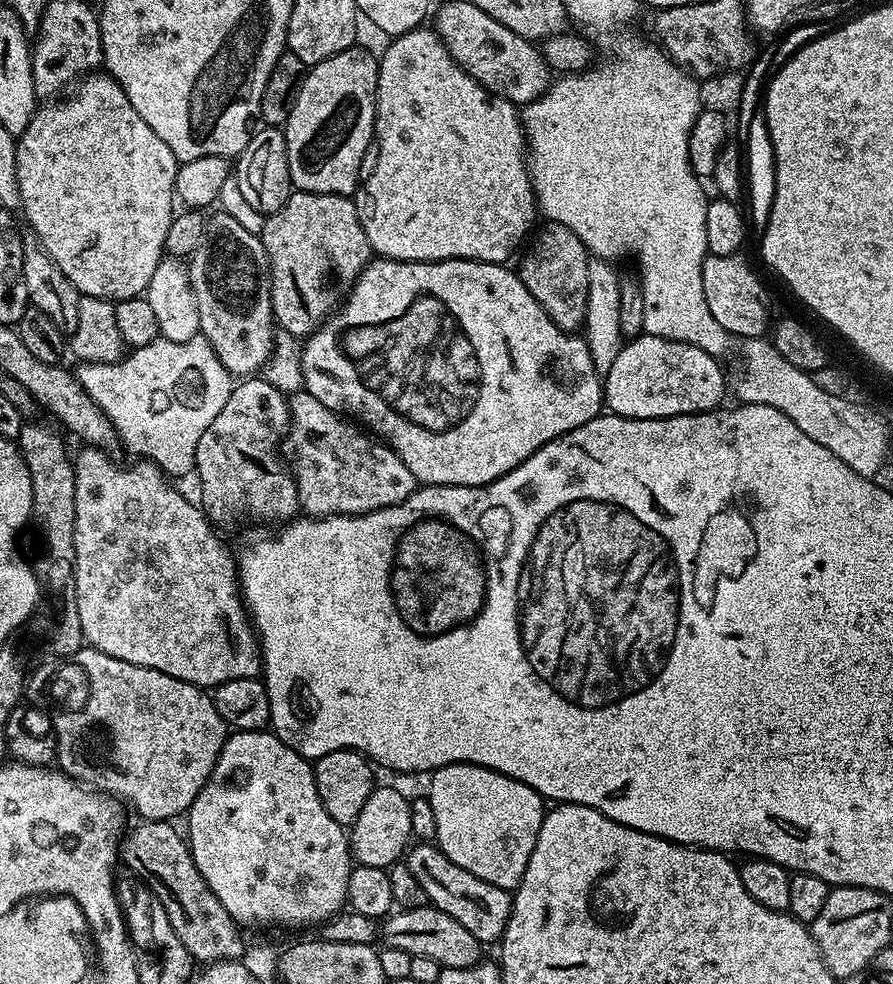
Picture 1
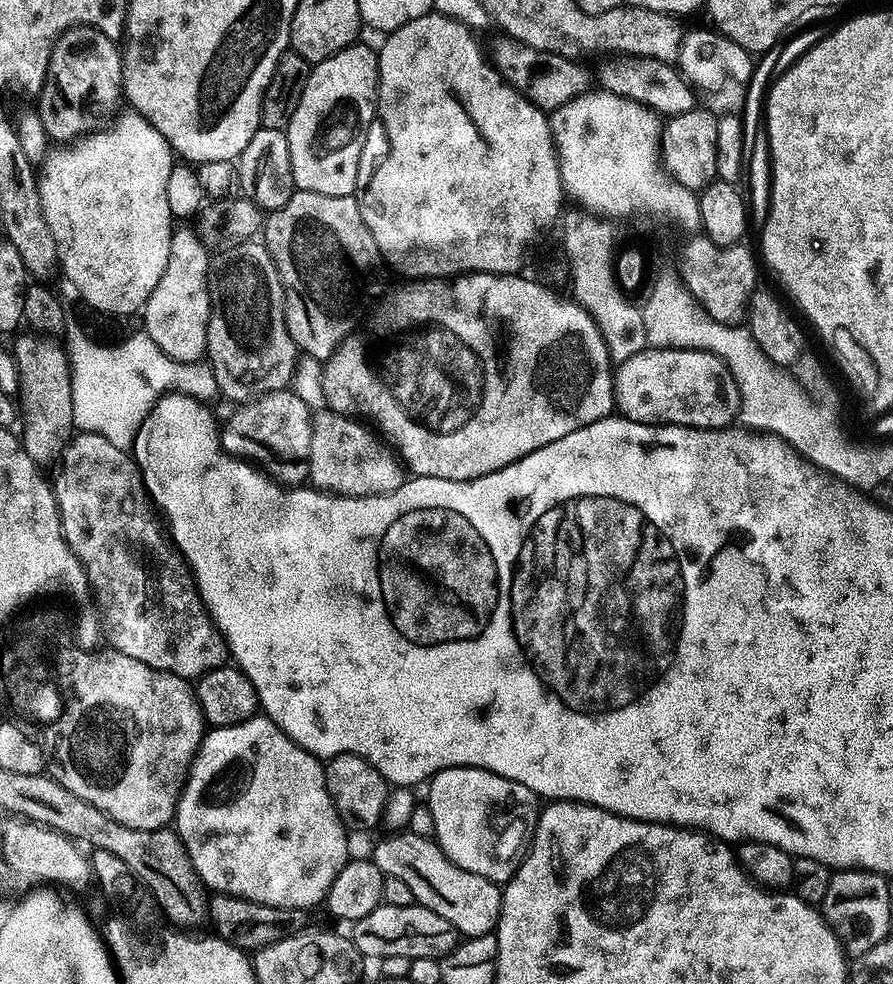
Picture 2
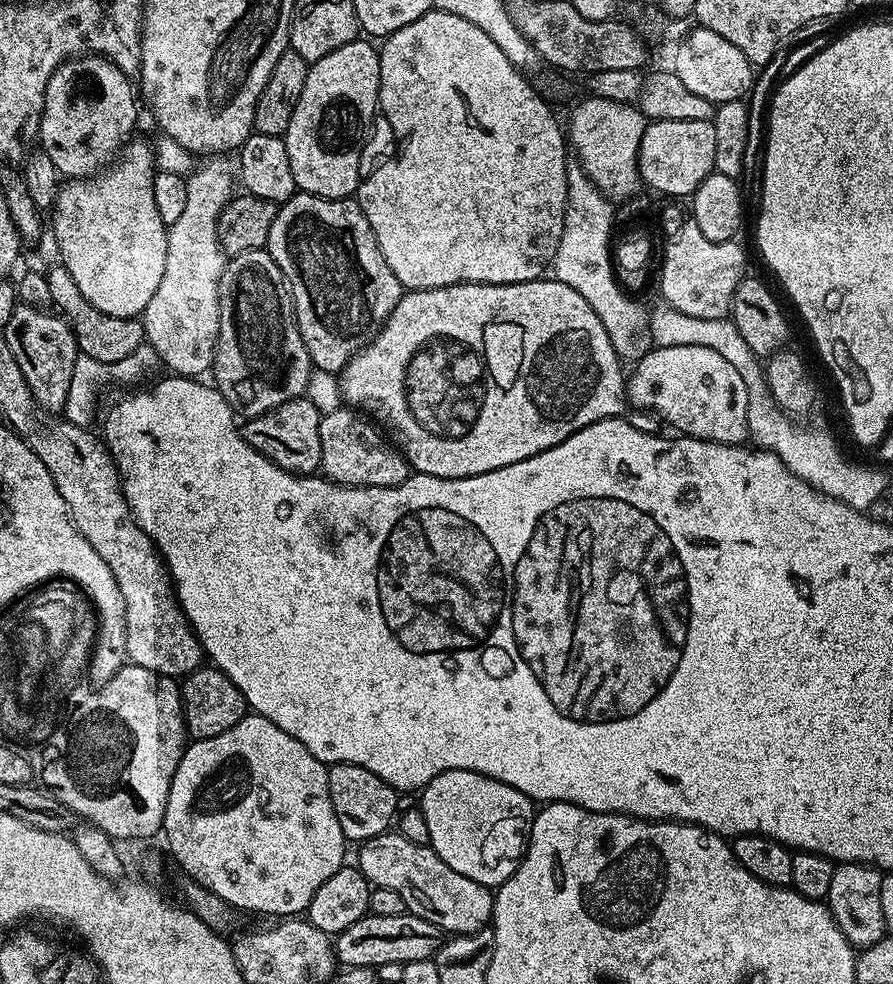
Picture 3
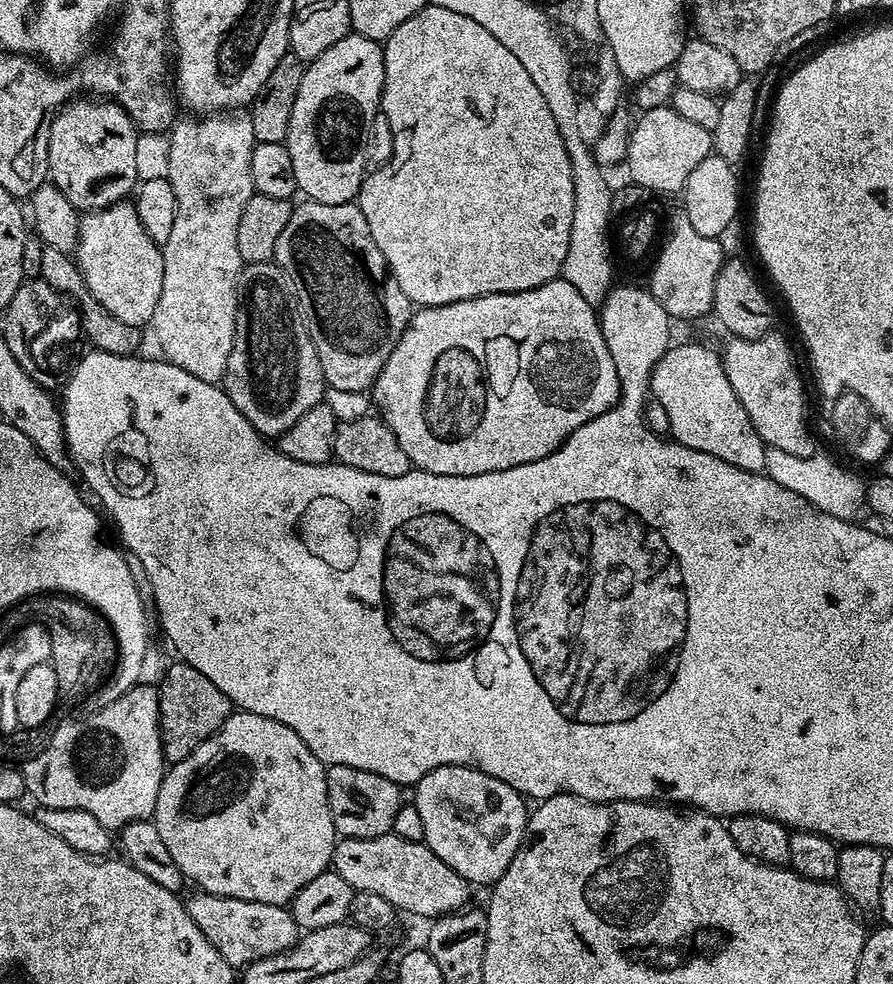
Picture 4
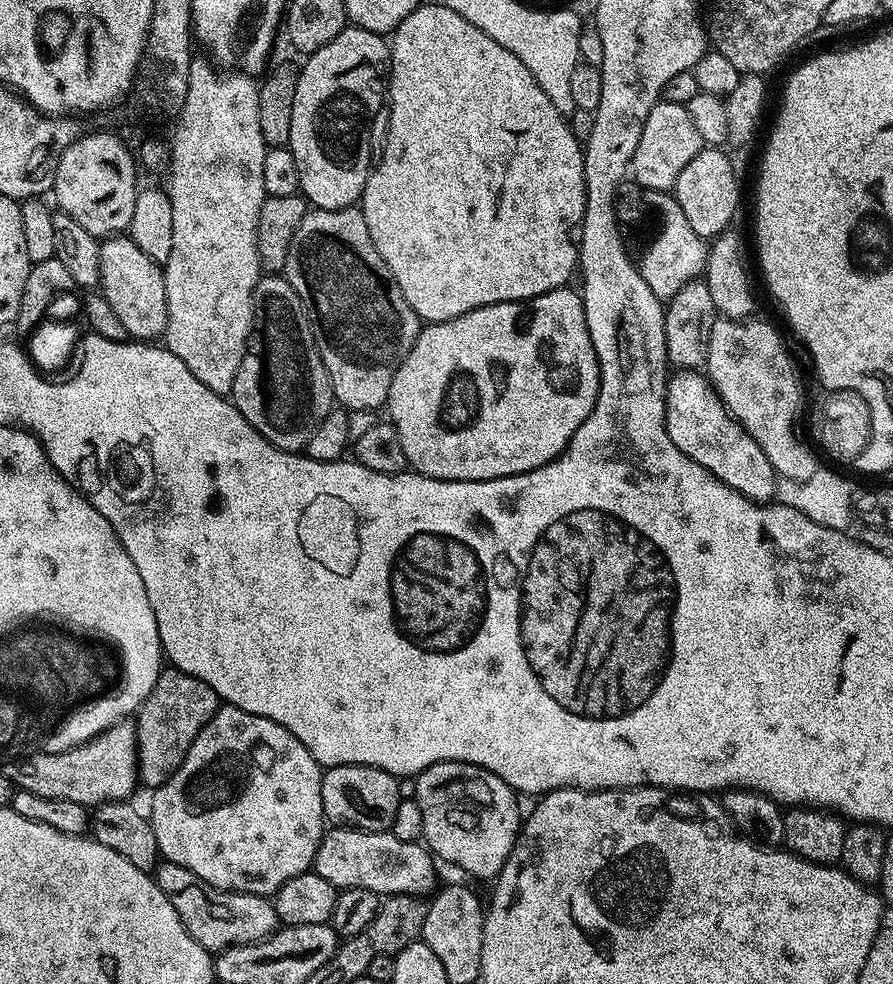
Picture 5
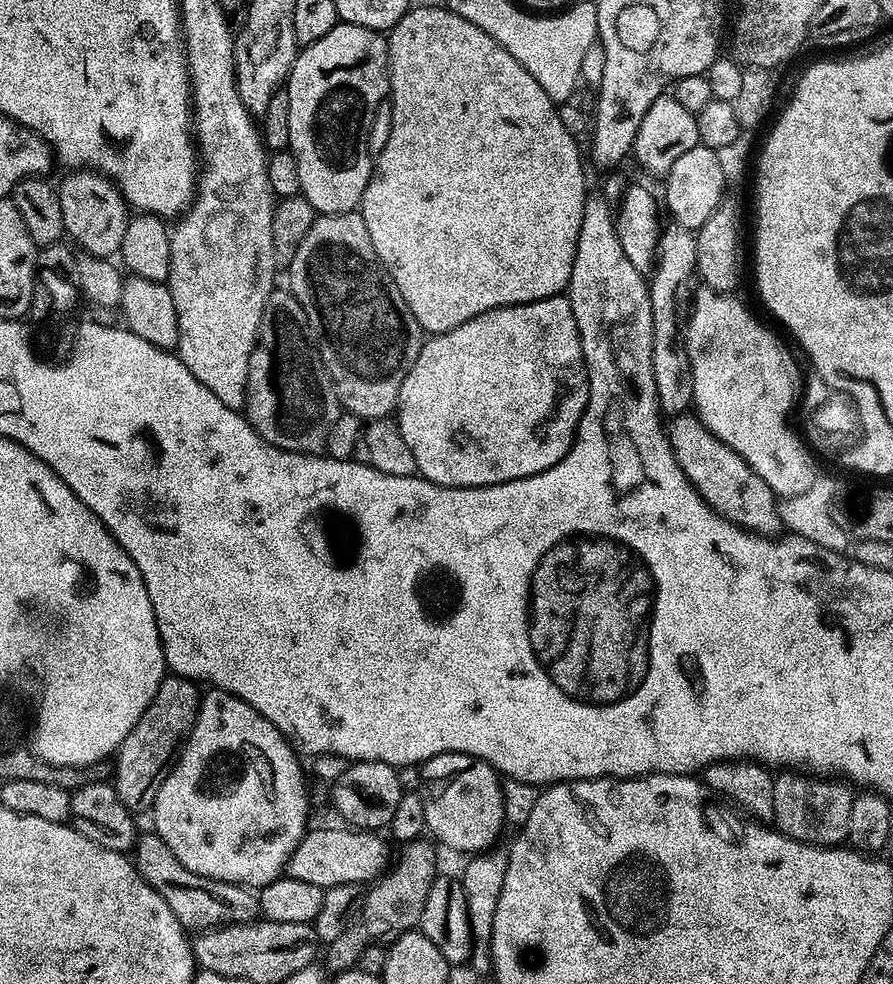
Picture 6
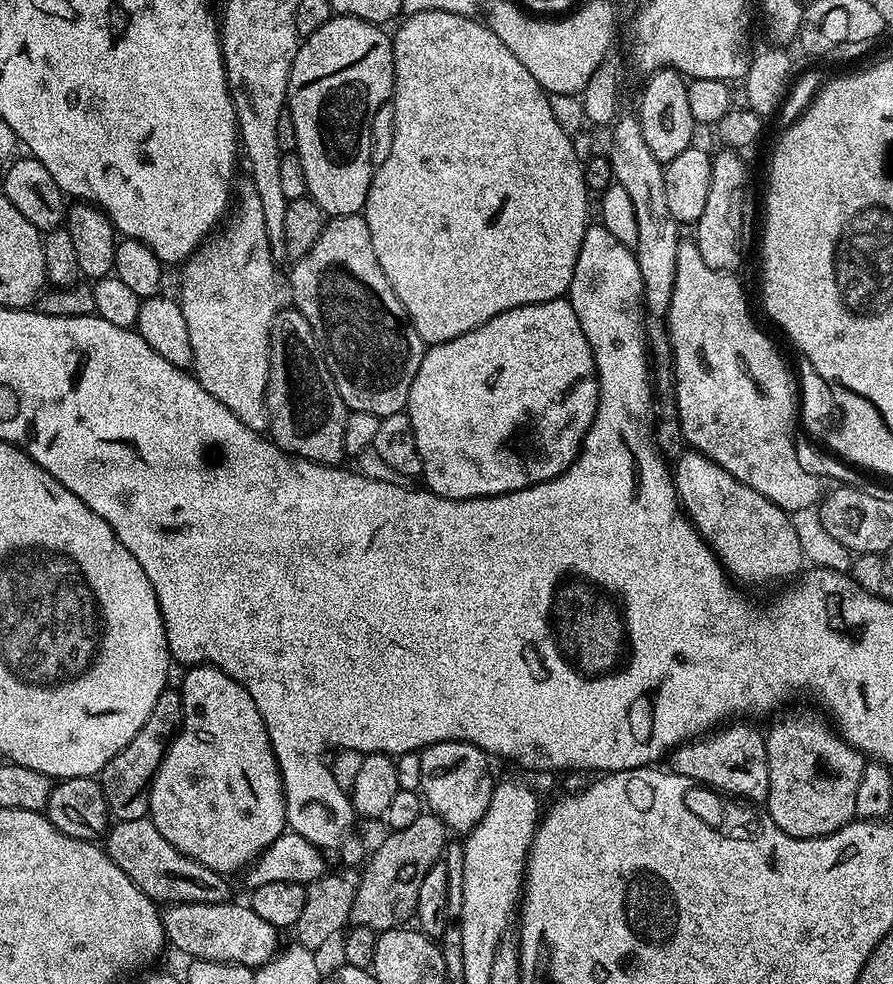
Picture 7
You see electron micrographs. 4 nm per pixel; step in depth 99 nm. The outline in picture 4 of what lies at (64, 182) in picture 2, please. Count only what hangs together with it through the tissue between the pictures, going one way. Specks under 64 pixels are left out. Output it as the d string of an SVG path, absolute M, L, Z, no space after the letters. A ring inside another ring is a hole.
M132 202L112 204L109 208L101 208L94 212L85 212L80 217L80 241L74 253L74 260L80 267L82 278L90 294L116 315L122 322L130 322L130 326L140 328L152 323L152 315L158 306L158 298L162 294L162 274L164 273L164 253L161 245L155 244L146 232Z

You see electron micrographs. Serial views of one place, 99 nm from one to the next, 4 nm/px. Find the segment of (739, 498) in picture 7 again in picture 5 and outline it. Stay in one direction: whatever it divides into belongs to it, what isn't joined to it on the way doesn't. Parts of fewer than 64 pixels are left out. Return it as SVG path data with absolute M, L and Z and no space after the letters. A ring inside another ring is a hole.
M676 370L668 377L668 386L662 392L662 415L670 434L670 442L689 456L698 466L710 470L716 478L726 482L738 494L757 502L768 502L776 495L777 475L762 446L728 415L728 407L712 388L707 375L700 370Z

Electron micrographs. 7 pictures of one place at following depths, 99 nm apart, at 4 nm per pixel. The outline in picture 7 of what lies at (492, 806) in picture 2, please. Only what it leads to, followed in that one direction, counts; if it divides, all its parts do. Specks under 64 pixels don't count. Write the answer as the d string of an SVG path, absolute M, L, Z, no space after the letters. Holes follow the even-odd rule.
M447 740L431 744L419 755L422 768L419 793L427 811L442 818L444 825L453 833L471 832L486 812L486 806L490 806L492 797L494 779L492 780L492 772L488 769L488 753L464 740Z

